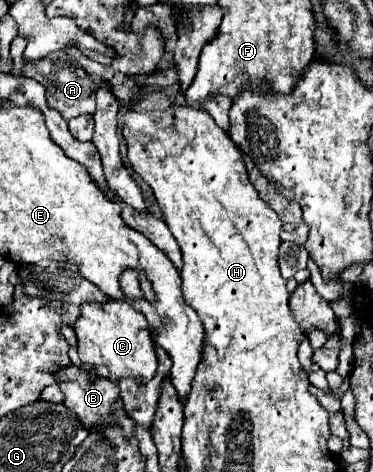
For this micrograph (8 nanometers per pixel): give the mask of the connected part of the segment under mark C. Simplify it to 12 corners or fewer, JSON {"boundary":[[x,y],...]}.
{"boundary":[[137,271],[121,275],[125,299],[81,303],[75,323],[83,365],[111,381],[157,371]]}

